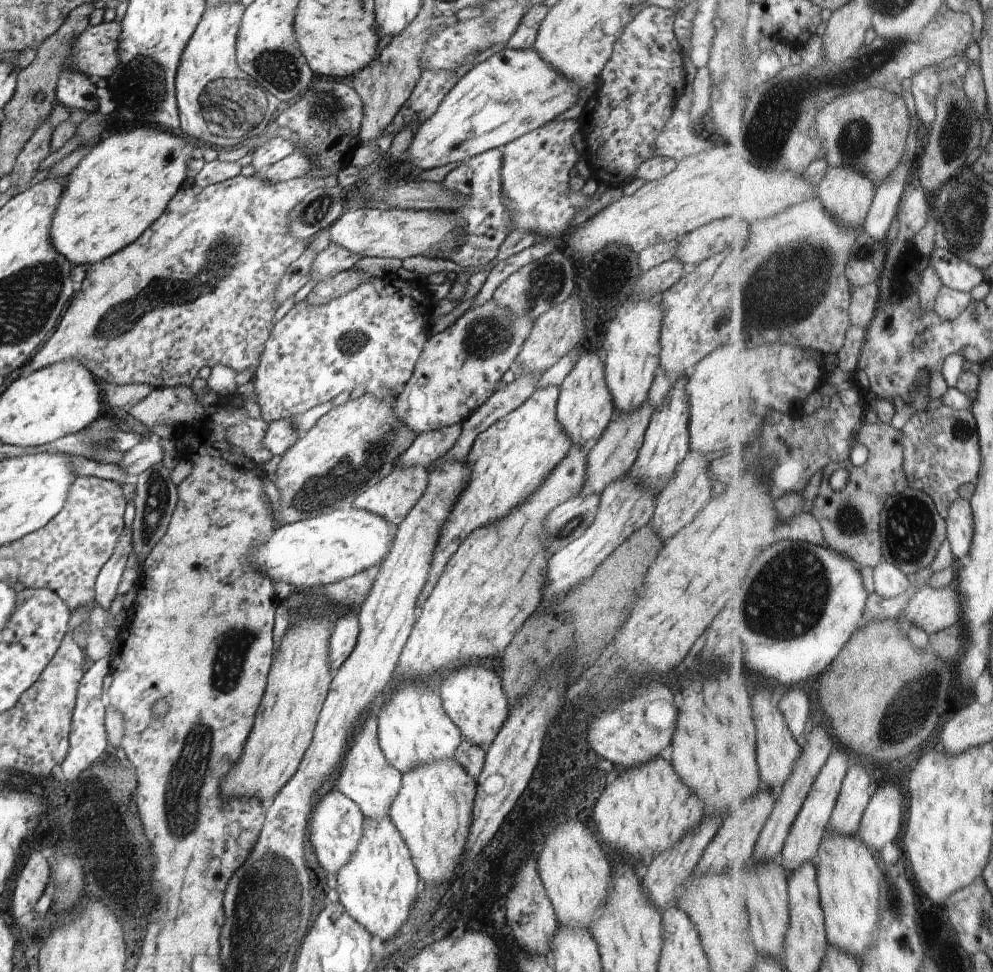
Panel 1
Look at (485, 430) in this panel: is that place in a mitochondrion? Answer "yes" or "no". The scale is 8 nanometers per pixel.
no

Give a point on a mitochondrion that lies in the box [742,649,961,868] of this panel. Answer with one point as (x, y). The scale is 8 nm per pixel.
(904, 708)

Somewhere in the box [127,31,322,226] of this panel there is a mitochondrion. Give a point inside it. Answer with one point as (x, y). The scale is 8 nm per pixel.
(227, 105)

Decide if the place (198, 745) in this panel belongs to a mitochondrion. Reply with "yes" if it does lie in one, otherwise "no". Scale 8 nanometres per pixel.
yes

